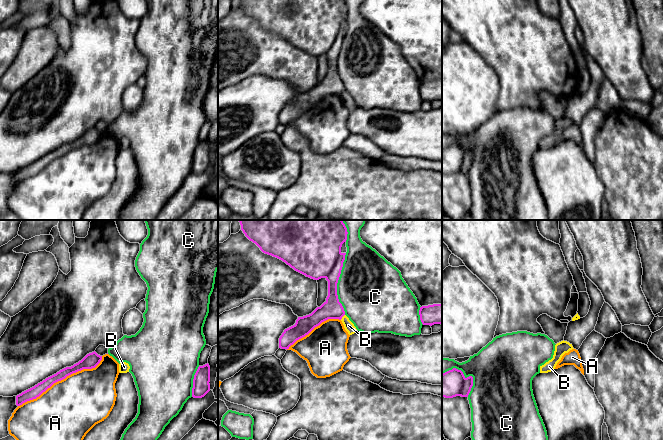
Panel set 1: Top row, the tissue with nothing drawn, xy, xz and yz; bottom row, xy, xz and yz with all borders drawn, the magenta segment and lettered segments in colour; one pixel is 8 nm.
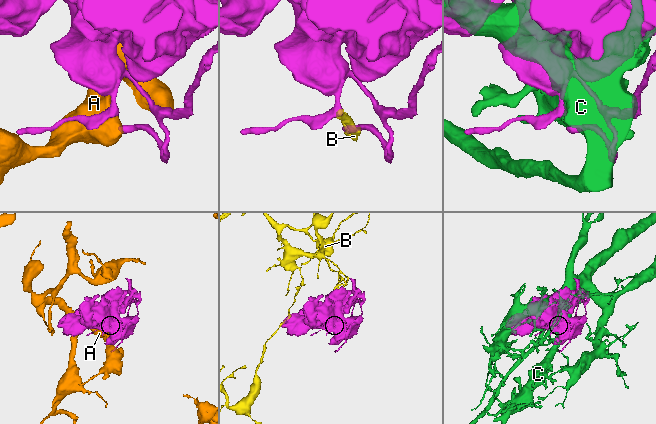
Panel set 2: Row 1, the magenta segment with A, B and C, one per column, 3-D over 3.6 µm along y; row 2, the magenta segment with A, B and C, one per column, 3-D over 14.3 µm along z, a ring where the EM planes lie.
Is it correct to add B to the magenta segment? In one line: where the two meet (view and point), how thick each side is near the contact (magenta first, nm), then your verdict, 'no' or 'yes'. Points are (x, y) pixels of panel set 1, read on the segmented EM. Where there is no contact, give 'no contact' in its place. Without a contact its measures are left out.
meets magenta in xz at (342, 316); 160 nm thick on the magenta side, 80 nm on the other; no

